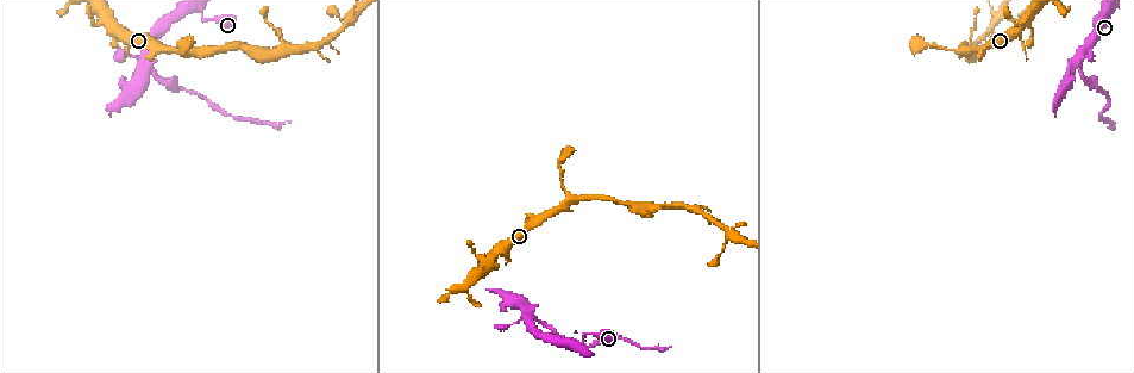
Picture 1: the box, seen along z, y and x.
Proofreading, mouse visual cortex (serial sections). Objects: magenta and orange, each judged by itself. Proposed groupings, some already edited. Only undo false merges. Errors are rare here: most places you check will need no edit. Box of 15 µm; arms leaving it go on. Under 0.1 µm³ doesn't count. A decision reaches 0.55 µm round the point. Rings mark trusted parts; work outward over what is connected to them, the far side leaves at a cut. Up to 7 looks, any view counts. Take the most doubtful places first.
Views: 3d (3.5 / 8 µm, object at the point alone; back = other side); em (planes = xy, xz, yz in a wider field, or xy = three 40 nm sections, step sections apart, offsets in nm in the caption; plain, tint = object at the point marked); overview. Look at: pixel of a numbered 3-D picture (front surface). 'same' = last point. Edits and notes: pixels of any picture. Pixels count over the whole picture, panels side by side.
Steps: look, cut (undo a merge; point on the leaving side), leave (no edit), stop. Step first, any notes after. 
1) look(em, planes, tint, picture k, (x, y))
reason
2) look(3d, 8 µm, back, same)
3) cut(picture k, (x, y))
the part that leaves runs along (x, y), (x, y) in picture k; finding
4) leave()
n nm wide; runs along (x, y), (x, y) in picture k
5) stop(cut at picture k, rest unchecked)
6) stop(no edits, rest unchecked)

look(3d, 3.5 µm, picture 1, (582, 343))
thin arm on a thick one

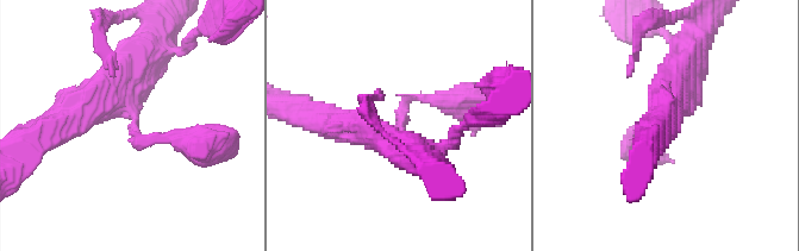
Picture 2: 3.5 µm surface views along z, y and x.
look(em, planes, tint, picture 2, (133, 115))

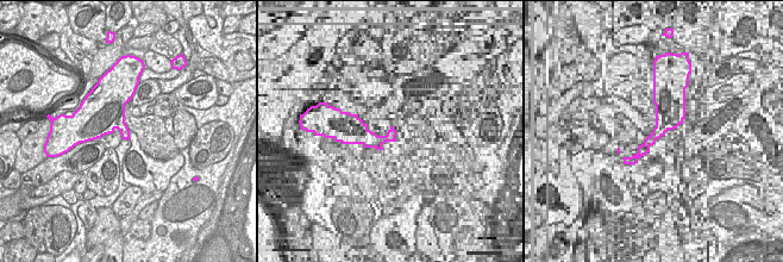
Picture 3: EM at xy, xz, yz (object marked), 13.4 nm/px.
leave()
arms of 100, 400, 400 nm; runs along (438, 101), (406, 101), (394, 142), (336, 123) in picture 2; continuous, no second cell

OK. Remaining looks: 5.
look(3d, 3.5 µm, picture 1, (1081, 57))
side arm on a straight run

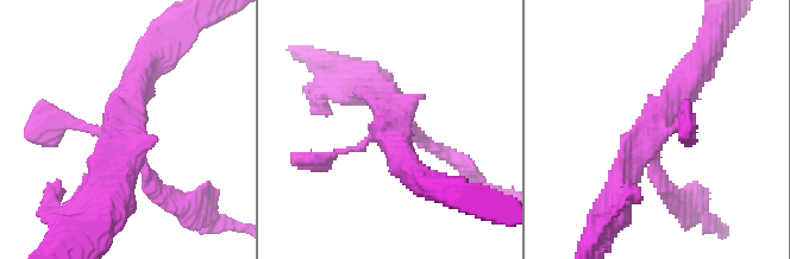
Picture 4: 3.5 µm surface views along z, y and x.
cut(picture 4, (672, 191))
the part that leaves runs along (652, 160), (676, 201), (709, 219) in picture 4; a second cell is stuck on

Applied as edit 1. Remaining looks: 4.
look(overview)

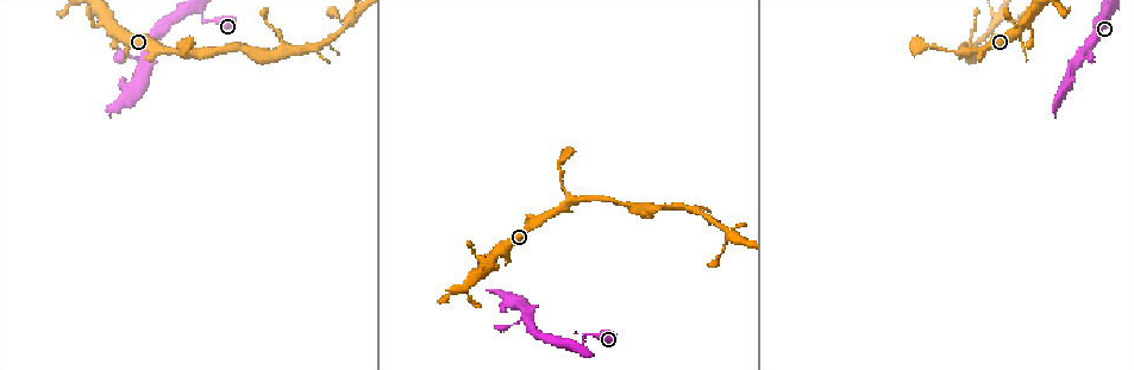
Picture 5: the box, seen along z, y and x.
look(3d, 3.5 µm, picture 5, (573, 201))
two arms in line, one across

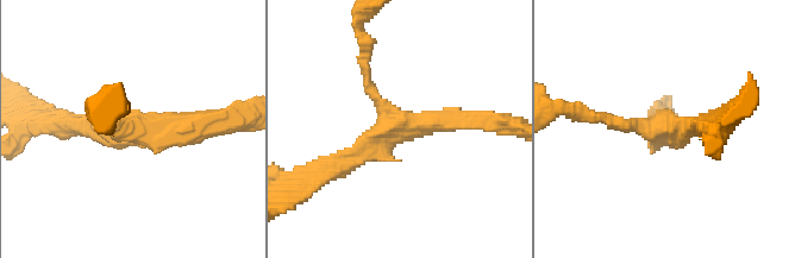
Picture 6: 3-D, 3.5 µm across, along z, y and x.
look(em, planes, tint, picture 6, (396, 128))
3 arms; arms of 150, 250, 300 nm; now the EM

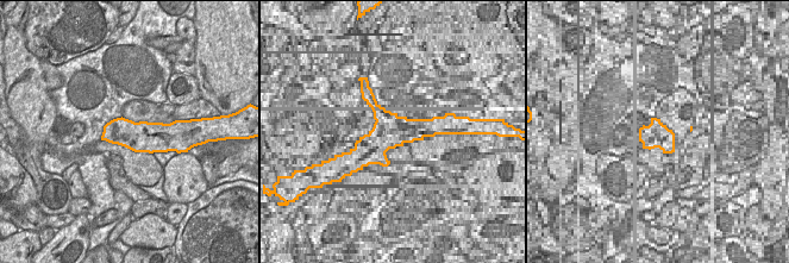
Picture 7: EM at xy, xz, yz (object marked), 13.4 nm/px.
leave()
runs along (326, 170), (402, 124), (468, 121) in picture 6; continuous, no second cell

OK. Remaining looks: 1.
stop(cut at picture 4, rest unchecked)

